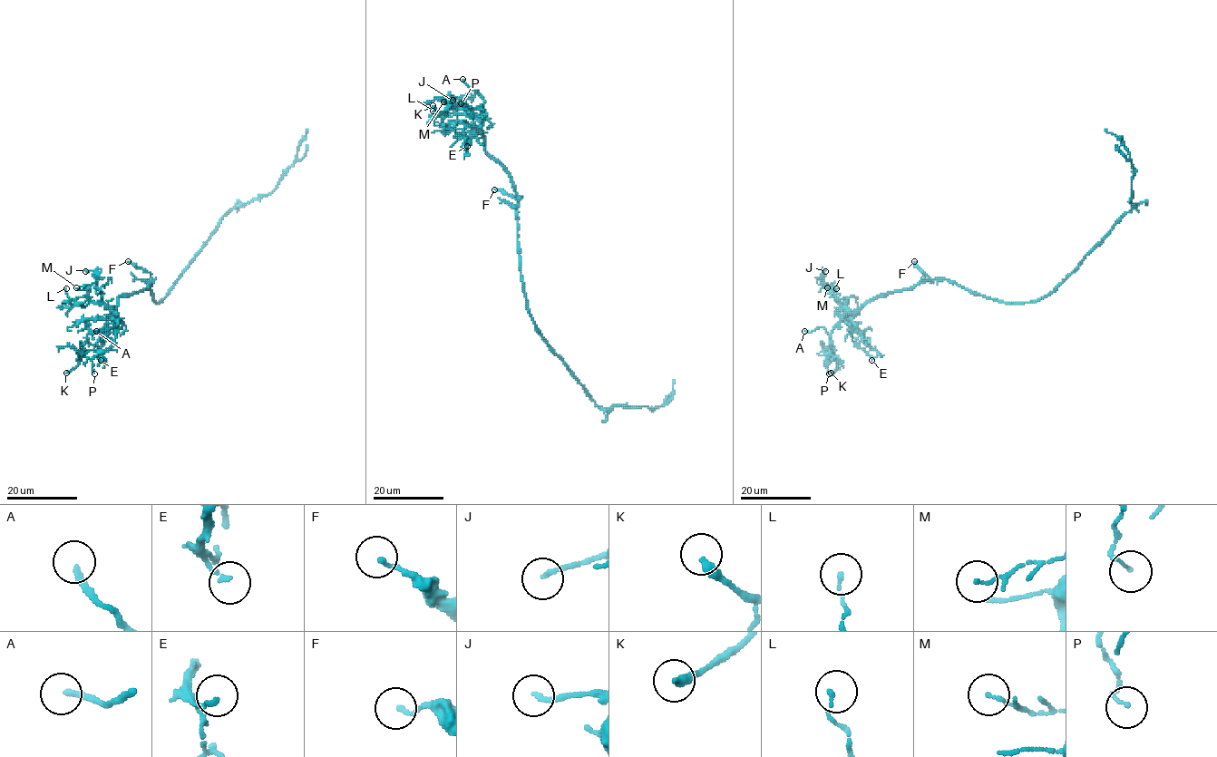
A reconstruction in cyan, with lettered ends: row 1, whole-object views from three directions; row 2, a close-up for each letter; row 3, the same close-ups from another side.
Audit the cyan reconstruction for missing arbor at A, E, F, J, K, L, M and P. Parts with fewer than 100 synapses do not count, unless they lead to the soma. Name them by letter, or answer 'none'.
A

